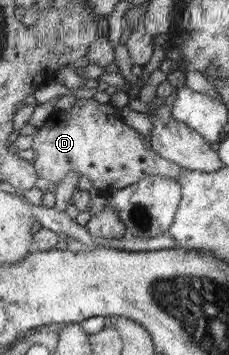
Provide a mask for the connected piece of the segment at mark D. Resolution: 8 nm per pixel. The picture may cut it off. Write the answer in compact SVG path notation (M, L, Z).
M94 98L77 99L68 111L56 111L33 135L31 146L36 153L33 164L39 177L57 187L71 171L79 177L88 177L102 194L138 183L147 175L166 175L170 179L180 173L180 166L160 157L150 142L121 118L121 109L111 103L100 103Z

